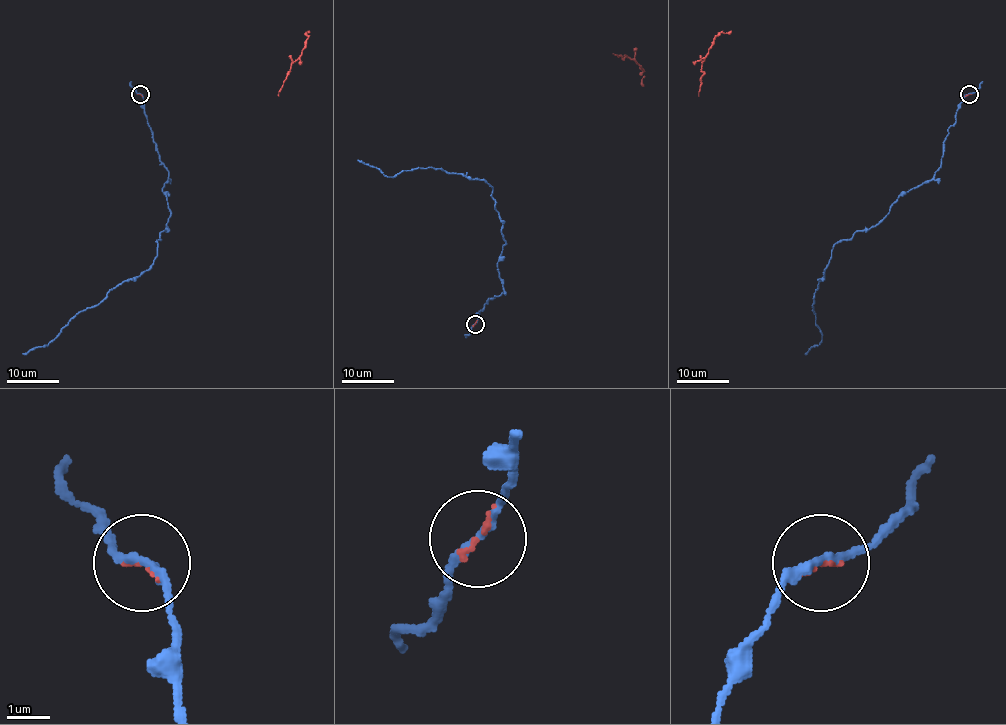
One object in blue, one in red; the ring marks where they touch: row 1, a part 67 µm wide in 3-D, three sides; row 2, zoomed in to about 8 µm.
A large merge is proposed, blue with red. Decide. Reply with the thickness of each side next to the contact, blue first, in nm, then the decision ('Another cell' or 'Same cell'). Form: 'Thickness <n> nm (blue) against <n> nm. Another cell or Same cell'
Thickness 200 nm (blue) against 110 nm. Same cell

